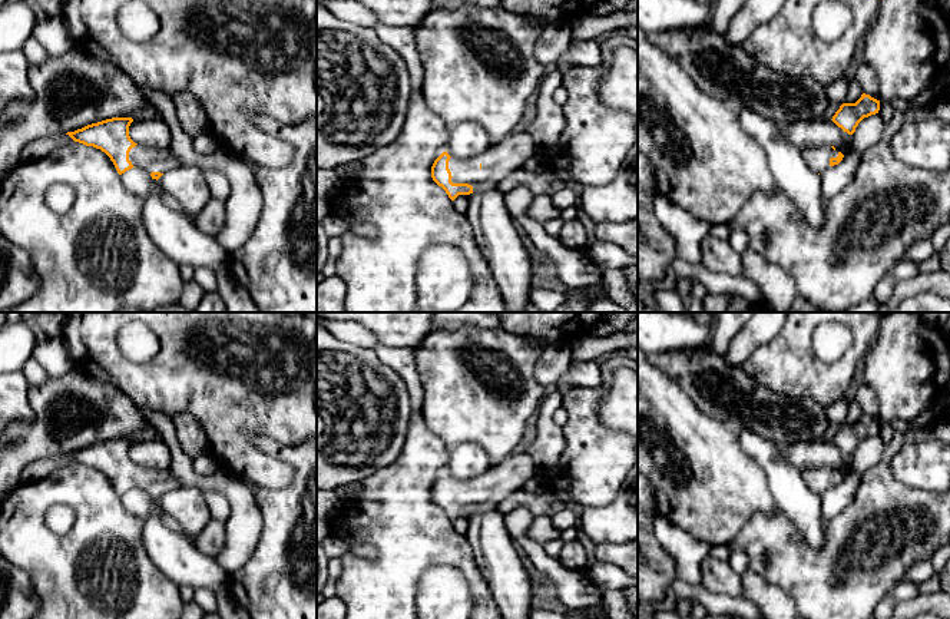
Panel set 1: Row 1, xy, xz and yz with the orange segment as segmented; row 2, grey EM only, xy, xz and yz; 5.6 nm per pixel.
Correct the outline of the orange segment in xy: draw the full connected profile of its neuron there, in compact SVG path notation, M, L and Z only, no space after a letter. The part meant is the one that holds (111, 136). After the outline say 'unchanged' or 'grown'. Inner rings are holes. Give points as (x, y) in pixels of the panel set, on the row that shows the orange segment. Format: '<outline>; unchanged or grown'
M112 117L67 132L75 142L93 146L105 152L119 175L132 168L148 171L152 179L181 166L179 158L169 150L155 150L135 143L129 136L132 117Z; grown

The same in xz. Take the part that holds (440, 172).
M520 132L491 145L473 159L456 159L447 150L443 152L431 166L431 178L454 201L459 195L496 188L504 176L523 168L536 153L533 136Z; grown

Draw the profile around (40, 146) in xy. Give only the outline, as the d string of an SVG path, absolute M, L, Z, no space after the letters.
M59 133L59 135L47 136L47 138L39 138L23 148L20 153L20 162L39 159L44 156L46 153L54 150L56 148L64 146L72 142L75 140L66 133Z

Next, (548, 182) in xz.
M520 168L504 176L496 188L506 195L517 185L526 185L533 195L553 195L567 188L567 181L556 169L530 173Z

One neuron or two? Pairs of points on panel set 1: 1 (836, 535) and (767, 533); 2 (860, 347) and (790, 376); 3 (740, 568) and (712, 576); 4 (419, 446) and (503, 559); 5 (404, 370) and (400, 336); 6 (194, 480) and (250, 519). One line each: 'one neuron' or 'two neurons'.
1: one neuron
2: one neuron
3: two neurons
4: two neurons
5: two neurons
6: one neuron

